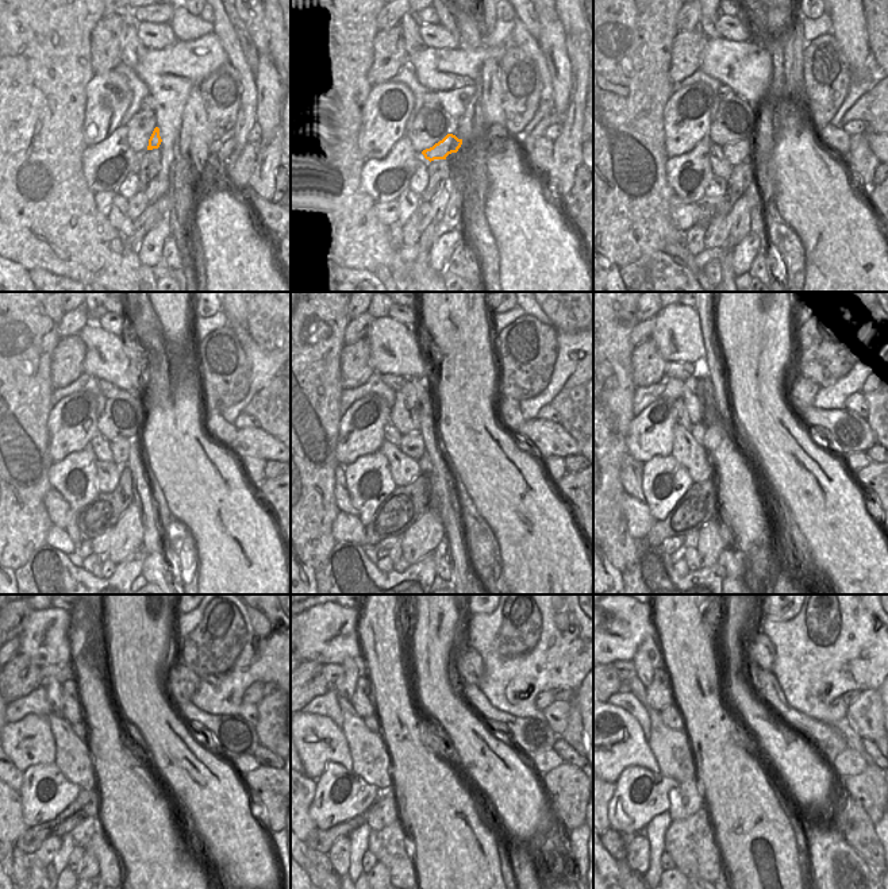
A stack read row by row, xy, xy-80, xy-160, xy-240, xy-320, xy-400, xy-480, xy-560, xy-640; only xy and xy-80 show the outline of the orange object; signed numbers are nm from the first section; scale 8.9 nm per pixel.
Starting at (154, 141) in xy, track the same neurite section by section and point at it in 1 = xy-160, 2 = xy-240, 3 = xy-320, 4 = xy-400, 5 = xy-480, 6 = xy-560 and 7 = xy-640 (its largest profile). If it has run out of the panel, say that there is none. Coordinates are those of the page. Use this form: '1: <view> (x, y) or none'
1: xy-160 (742, 151)
2: xy-240 (120, 447)
3: xy-320 (412, 445)
4: xy-400 (698, 430)
5: xy-480 (80, 730)
6: xy-560 (373, 724)
7: xy-640 (671, 716)

